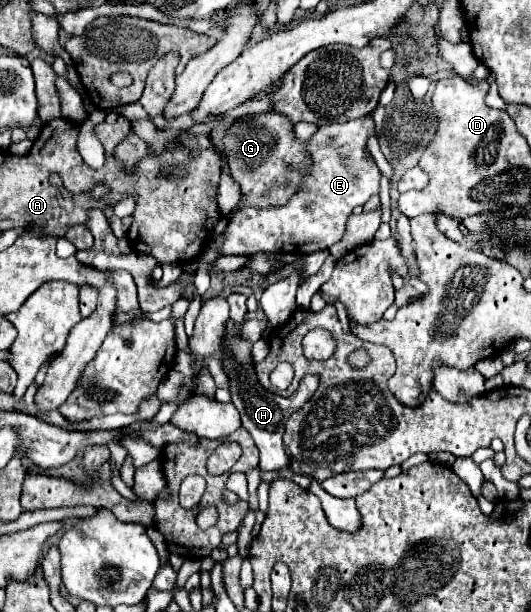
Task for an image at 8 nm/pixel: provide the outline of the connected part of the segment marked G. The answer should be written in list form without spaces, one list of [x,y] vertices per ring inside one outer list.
[[[276,112],[266,114],[248,114],[226,132],[224,150],[226,164],[236,182],[242,186],[242,204],[244,206],[278,206],[296,192],[300,180],[298,172],[304,174],[308,168],[306,144],[298,142],[292,132],[292,124],[286,116]]]

